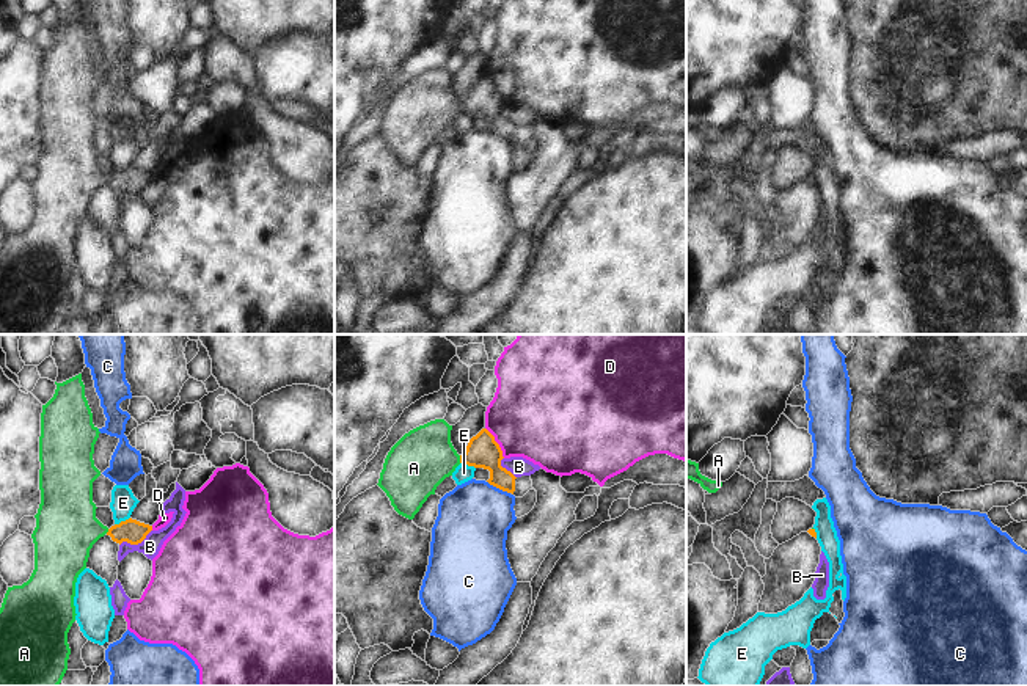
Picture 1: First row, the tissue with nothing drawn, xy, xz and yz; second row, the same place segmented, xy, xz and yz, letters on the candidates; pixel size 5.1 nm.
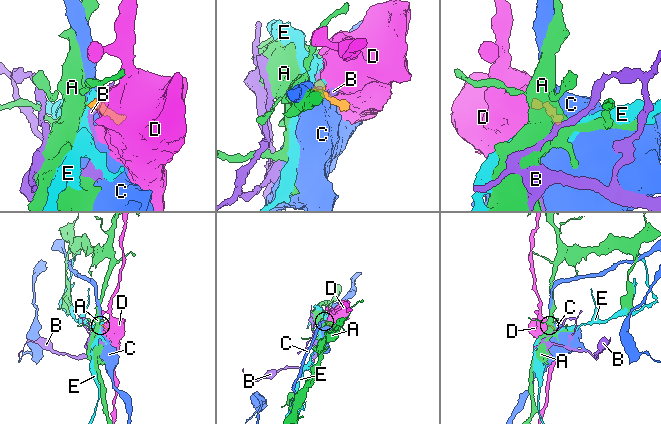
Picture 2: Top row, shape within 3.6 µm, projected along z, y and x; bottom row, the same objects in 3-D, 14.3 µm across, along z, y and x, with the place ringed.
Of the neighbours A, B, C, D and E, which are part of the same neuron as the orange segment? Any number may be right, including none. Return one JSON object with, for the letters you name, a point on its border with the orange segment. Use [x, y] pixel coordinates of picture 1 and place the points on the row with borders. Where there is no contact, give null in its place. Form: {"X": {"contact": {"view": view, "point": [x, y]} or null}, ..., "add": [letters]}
{"A": {"contact": {"view": "xz", "point": [460, 459]}}, "add": ["A"]}

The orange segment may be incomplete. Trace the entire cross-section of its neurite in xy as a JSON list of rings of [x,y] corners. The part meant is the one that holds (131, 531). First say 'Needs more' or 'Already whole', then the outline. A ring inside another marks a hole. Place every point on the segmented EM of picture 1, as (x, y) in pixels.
Needs more. [[[82,374],[57,383],[53,397],[42,405],[41,436],[39,436],[39,490],[41,504],[38,509],[36,527],[31,534],[35,543],[35,570],[22,586],[8,587],[0,608],[0,686],[58,686],[68,670],[71,648],[68,633],[75,622],[75,582],[86,568],[90,549],[105,534],[113,542],[130,545],[141,543],[152,531],[152,526],[137,520],[126,520],[110,529],[96,518],[96,504],[93,502],[93,482],[101,476],[94,466],[94,444],[99,438],[99,429],[93,424],[93,413],[85,397]]]

